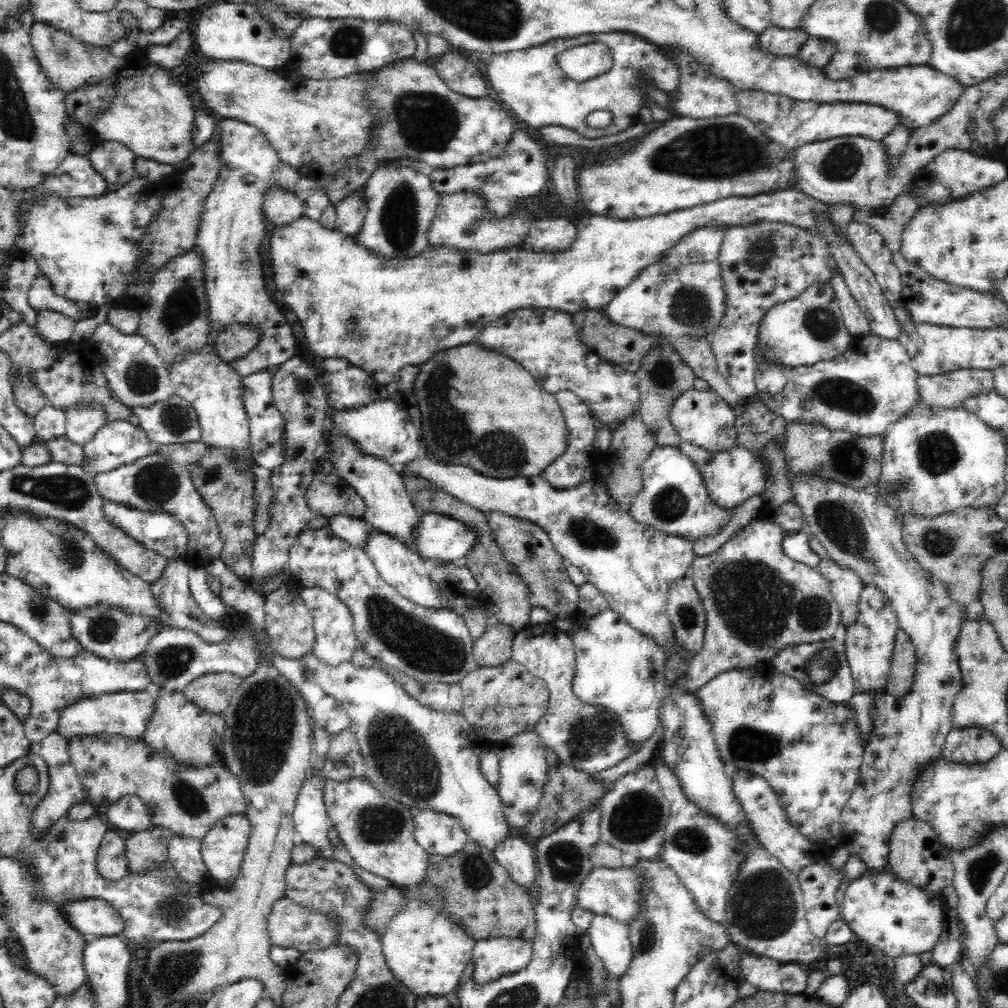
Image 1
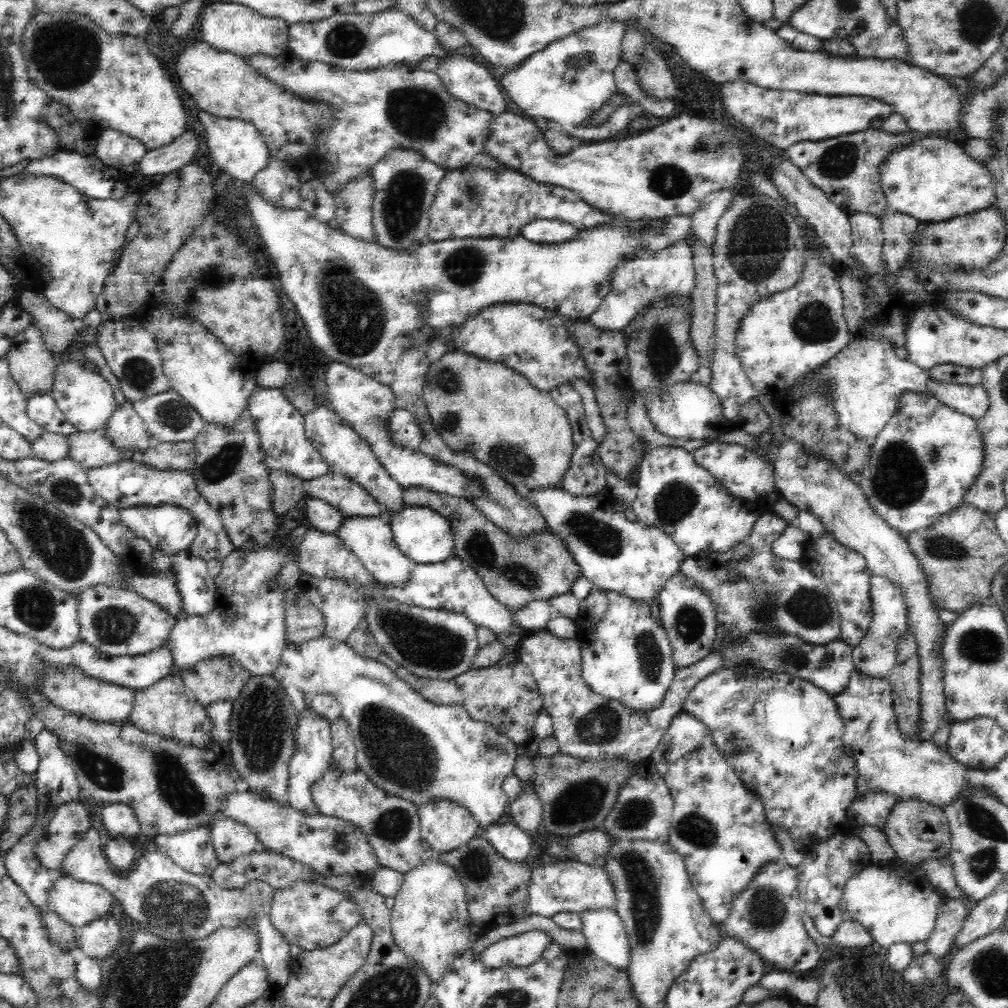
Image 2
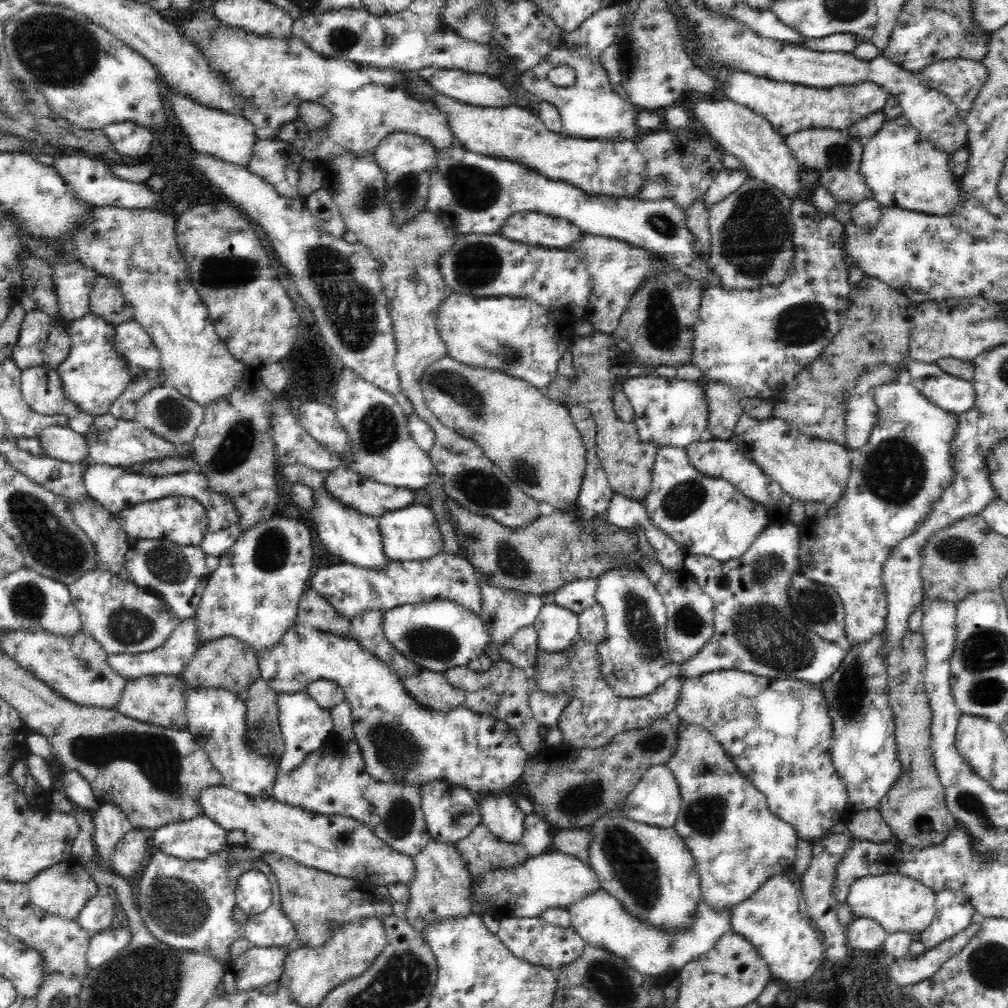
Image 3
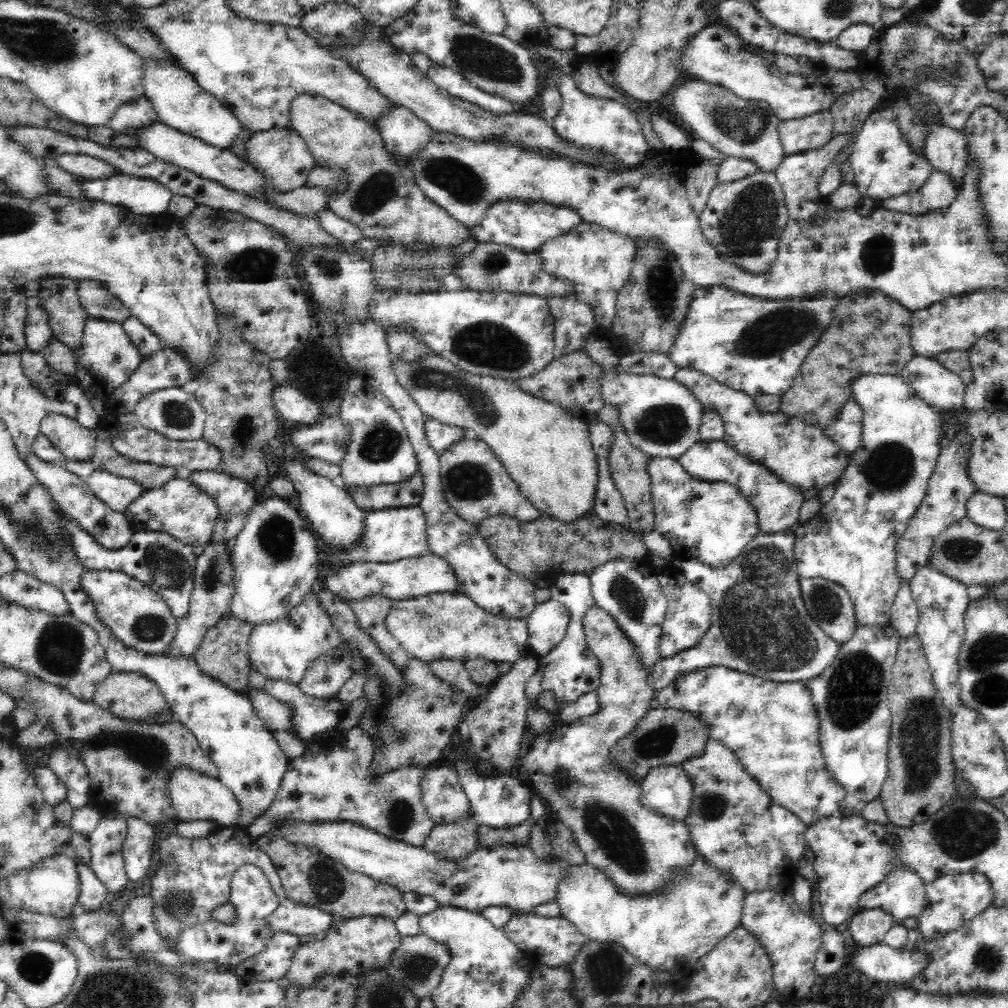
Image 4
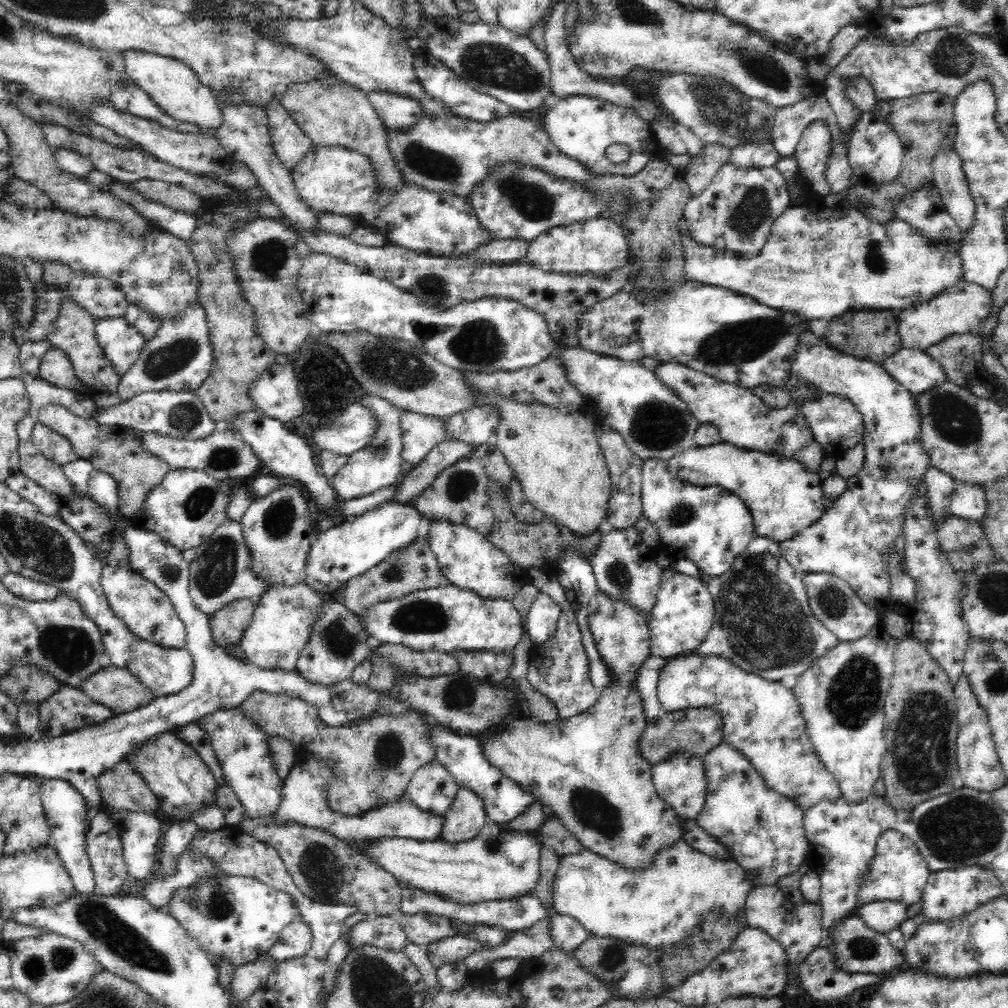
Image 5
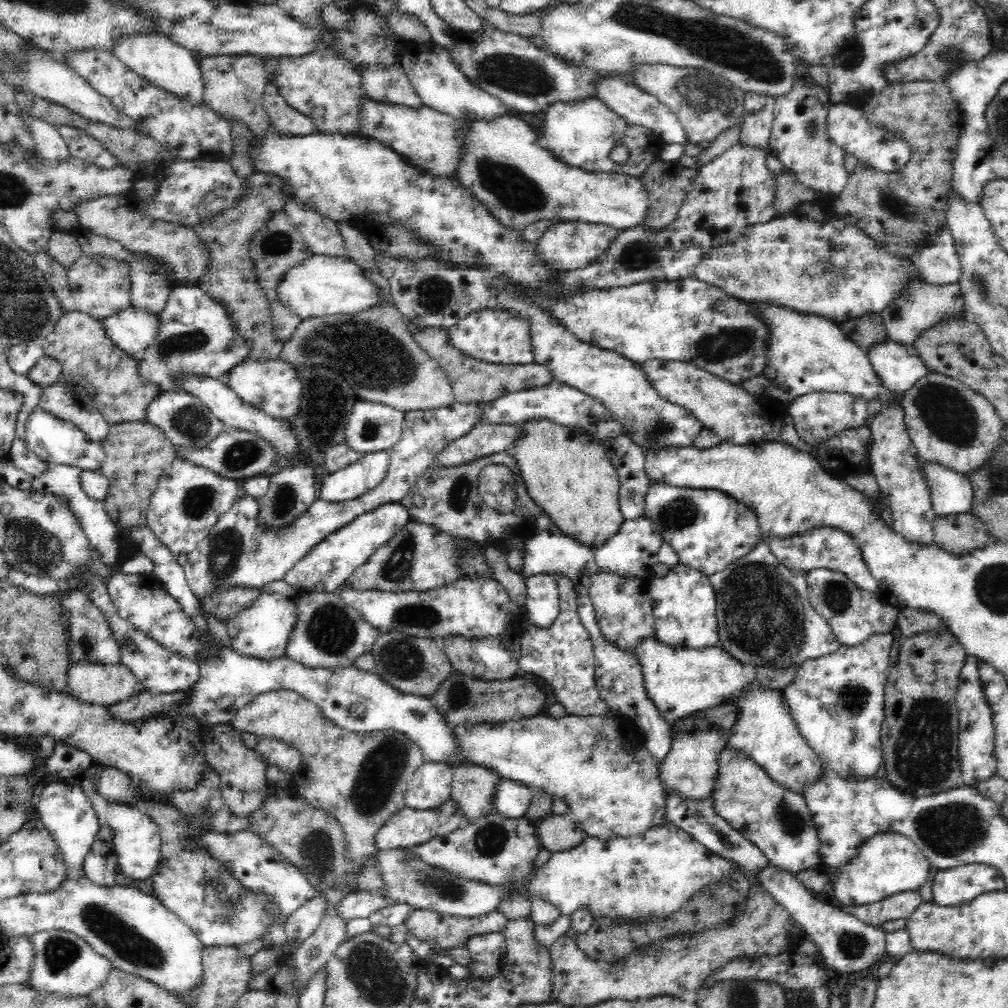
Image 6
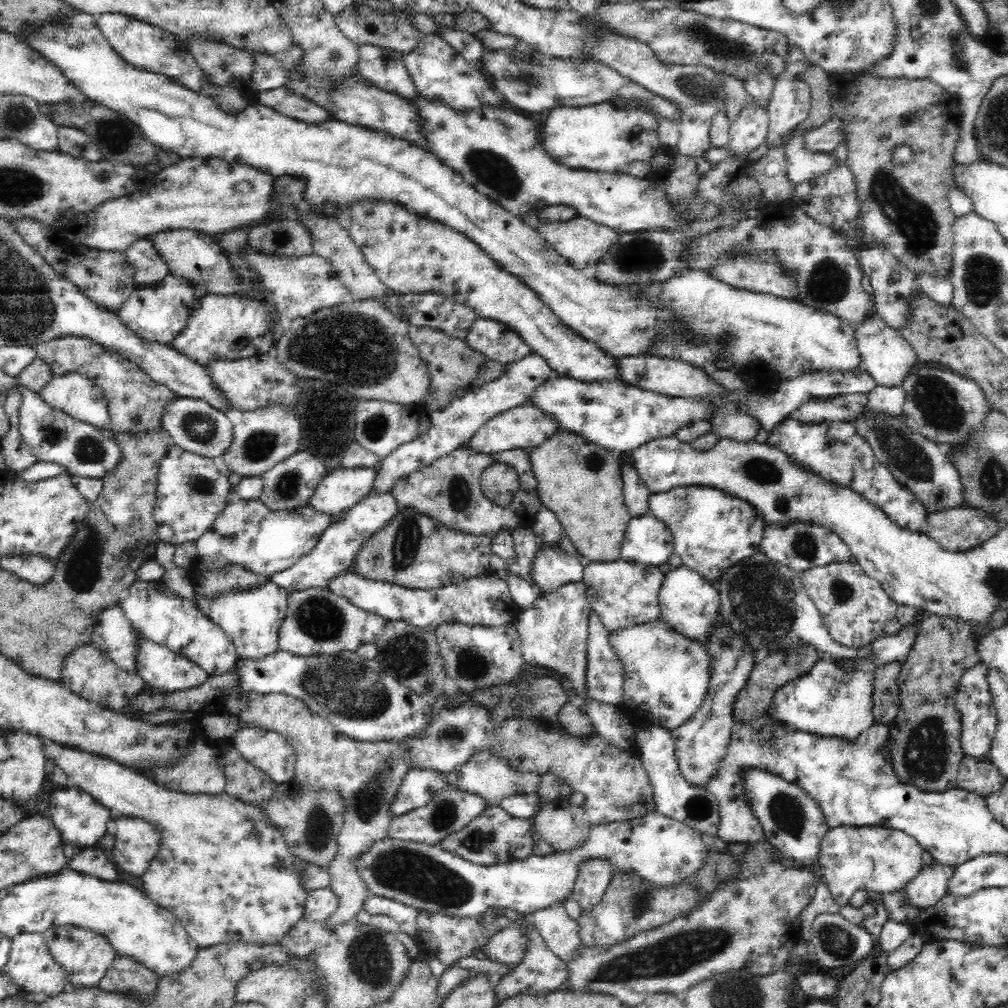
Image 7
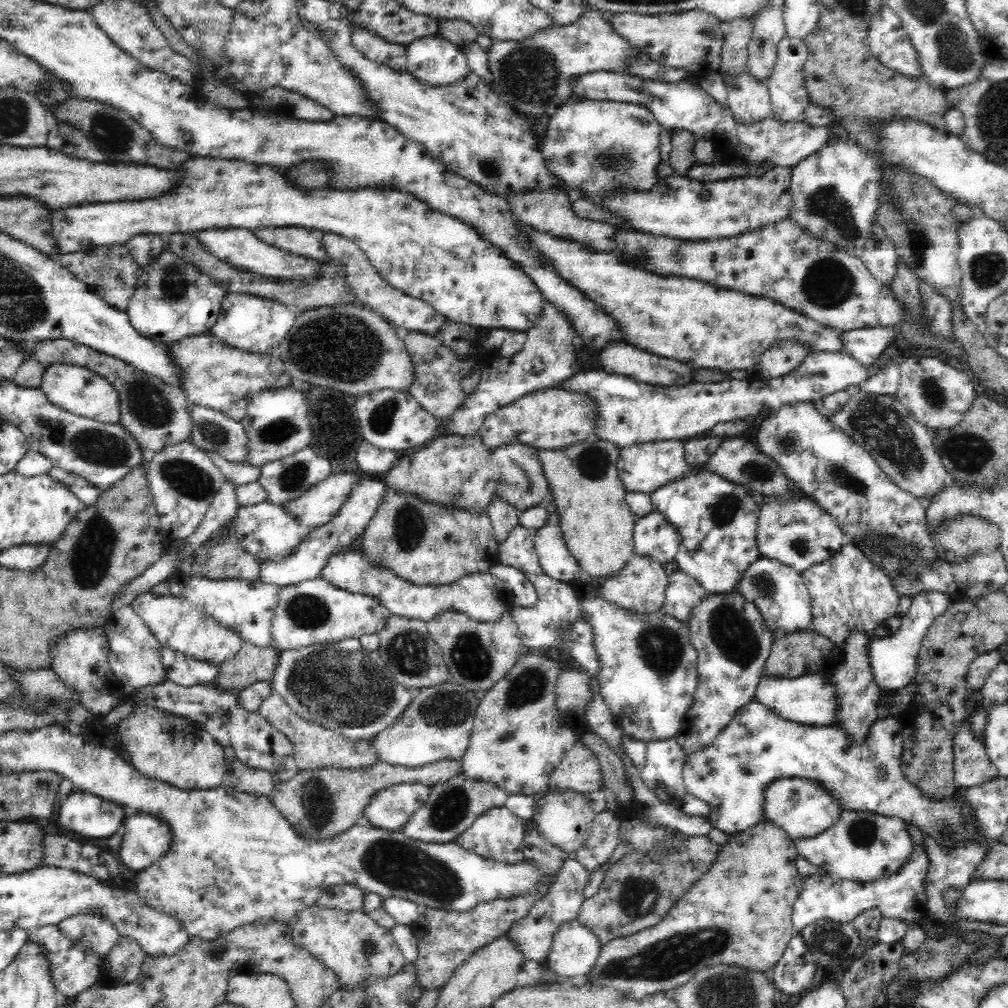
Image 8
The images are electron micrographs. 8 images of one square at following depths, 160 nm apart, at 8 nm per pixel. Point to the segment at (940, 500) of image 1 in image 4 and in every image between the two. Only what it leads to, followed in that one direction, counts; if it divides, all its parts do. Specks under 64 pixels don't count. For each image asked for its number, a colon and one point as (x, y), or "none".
2: (922, 463)
3: (896, 478)
4: (851, 541)

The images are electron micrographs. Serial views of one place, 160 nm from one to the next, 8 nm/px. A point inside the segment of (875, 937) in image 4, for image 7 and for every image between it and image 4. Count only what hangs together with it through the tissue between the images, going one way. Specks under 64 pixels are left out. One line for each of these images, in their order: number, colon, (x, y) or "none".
5: (882, 917)
6: (900, 905)
7: (929, 886)

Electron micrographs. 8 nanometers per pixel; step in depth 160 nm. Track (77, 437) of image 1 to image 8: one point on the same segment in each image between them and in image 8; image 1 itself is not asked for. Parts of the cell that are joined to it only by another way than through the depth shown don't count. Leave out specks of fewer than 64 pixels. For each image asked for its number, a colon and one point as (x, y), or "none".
2: (86, 399)
3: (92, 375)
4: (107, 357)
5: (121, 343)
6: (130, 330)
7: (157, 315)
8: (172, 300)

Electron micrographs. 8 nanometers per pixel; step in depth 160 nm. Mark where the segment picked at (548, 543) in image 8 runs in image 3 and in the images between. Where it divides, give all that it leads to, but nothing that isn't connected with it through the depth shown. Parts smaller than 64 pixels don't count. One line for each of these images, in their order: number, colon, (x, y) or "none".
3: (557, 627)
4: (548, 623)
5: (540, 623)
6: (542, 604)
7: (553, 568)

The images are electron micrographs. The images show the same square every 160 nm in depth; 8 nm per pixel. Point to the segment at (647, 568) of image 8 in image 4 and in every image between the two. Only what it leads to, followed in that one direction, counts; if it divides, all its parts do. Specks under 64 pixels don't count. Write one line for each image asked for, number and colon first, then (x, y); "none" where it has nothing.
4: (642, 852)
5: (586, 768)
6: (623, 608)
7: (622, 594)

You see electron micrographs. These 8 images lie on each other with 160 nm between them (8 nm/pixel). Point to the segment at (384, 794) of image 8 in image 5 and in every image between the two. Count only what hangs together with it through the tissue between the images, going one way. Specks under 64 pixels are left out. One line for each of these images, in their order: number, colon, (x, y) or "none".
5: (433, 789)
6: (430, 786)
7: (419, 787)

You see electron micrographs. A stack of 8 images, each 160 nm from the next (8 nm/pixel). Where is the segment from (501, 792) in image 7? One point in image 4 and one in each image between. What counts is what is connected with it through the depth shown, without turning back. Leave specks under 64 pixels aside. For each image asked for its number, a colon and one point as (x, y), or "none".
4: (452, 842)
5: (465, 818)
6: (473, 787)

